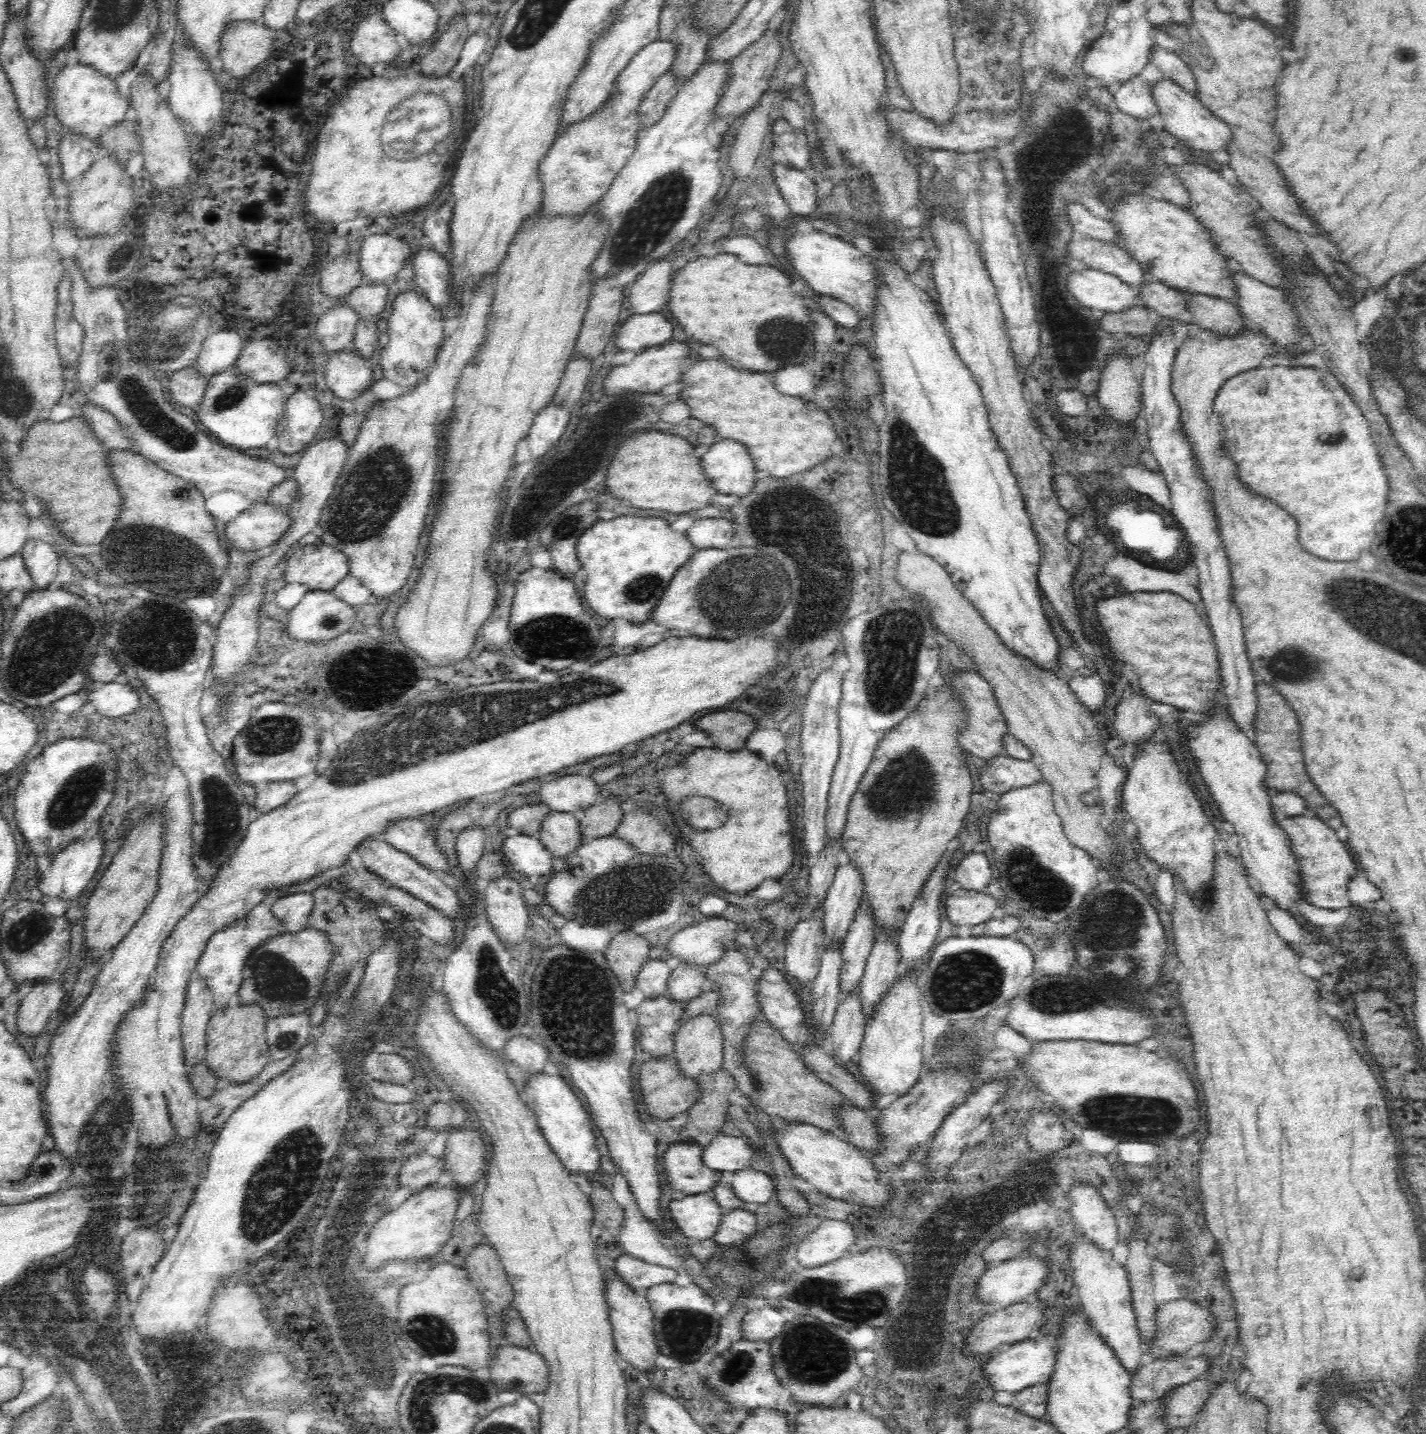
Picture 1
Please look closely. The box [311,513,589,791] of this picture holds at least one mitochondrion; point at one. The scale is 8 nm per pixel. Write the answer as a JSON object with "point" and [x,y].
{"point":[565,527]}

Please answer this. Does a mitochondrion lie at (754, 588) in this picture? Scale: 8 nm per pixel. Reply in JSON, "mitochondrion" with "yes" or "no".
{"mitochondrion":"yes"}

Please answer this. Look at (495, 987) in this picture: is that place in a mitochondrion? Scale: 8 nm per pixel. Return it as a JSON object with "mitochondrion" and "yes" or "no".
{"mitochondrion":"yes"}

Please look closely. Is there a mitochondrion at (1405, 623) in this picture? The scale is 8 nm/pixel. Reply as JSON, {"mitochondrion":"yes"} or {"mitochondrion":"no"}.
{"mitochondrion":"yes"}

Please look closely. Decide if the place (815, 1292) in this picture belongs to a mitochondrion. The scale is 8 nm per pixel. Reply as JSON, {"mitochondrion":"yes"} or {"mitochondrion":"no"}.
{"mitochondrion":"yes"}

